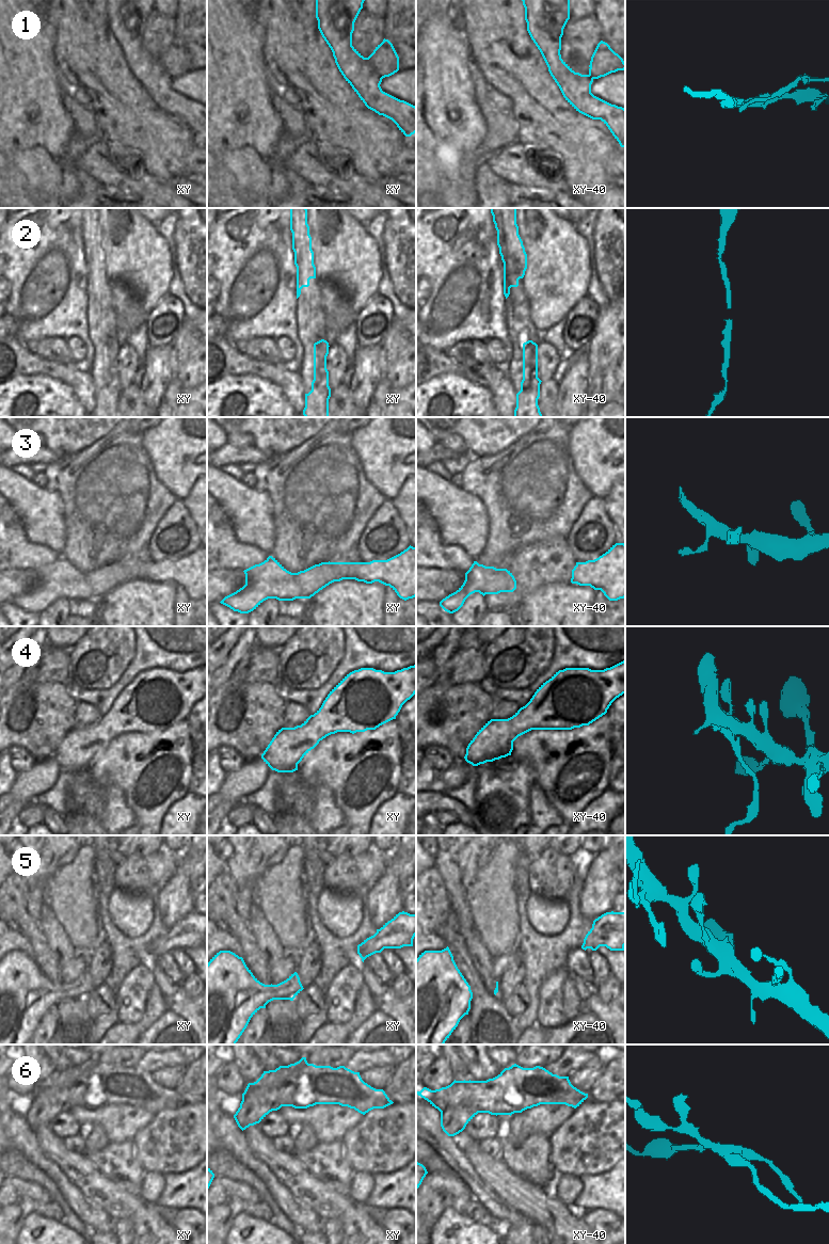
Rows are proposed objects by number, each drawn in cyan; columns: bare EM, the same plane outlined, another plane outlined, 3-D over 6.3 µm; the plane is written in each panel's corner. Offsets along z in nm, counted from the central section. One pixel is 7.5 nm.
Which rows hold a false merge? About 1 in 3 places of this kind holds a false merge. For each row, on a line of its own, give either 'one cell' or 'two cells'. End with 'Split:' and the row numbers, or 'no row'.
1: two cells
2: one cell
3: one cell
4: two cells
5: one cell
6: two cells
Split: 1, 4, 6

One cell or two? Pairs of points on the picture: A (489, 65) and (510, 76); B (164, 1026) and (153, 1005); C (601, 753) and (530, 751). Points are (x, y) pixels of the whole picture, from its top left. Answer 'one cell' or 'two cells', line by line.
A: one cell
B: two cells
C: one cell

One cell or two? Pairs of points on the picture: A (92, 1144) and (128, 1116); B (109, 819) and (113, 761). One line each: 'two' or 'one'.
A: two
B: two

